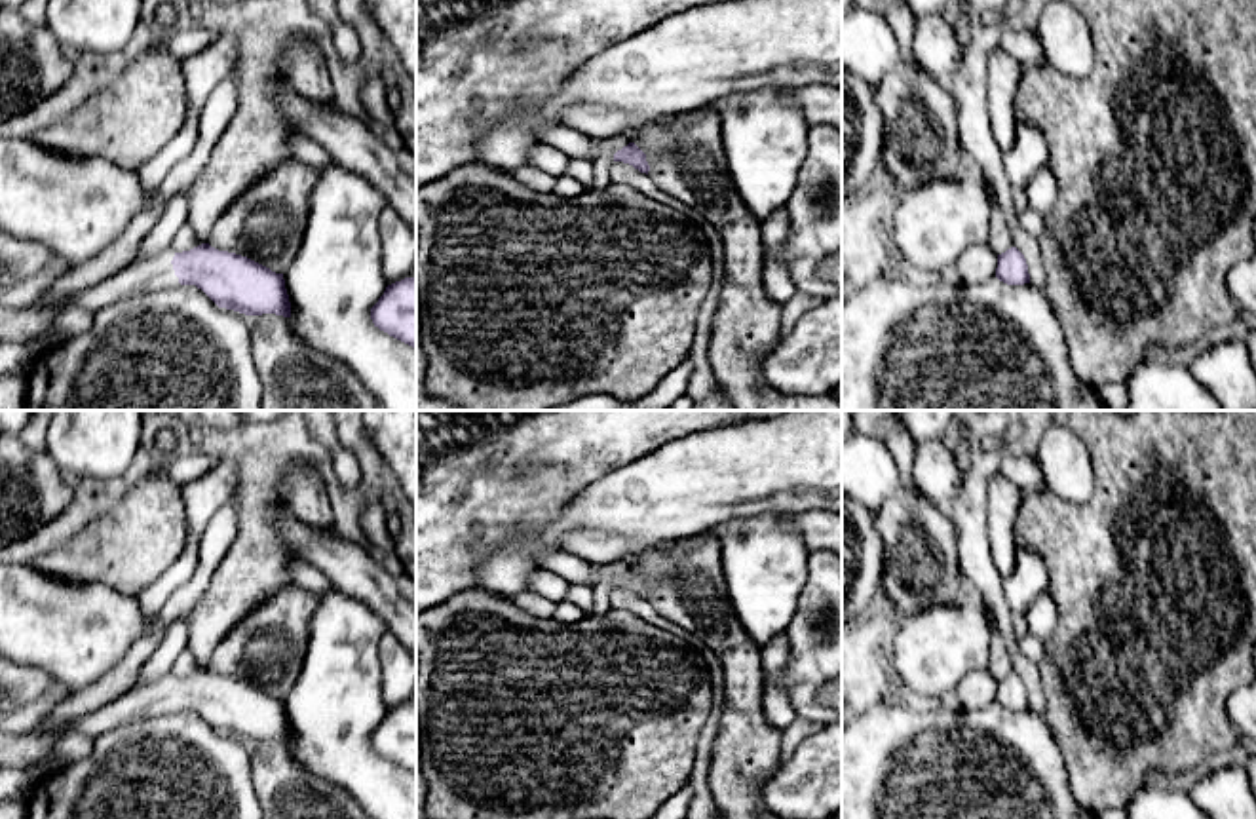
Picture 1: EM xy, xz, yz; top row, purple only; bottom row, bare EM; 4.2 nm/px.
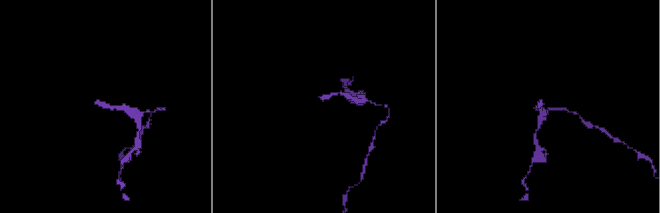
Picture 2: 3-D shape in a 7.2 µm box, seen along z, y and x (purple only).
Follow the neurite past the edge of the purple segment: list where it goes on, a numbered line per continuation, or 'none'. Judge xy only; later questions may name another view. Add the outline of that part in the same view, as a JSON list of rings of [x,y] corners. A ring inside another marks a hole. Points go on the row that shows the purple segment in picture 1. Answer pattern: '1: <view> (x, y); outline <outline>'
1: xy (135, 280); outline [[[158,257],[154,260],[139,264],[133,262],[118,274],[110,276],[108,279],[101,281],[99,285],[63,300],[49,310],[38,312],[32,308],[27,314],[38,312],[53,317],[67,308],[84,308],[89,312],[99,312],[118,300],[129,296],[143,296],[158,289],[173,287],[175,276],[171,268],[173,264],[169,257]]]

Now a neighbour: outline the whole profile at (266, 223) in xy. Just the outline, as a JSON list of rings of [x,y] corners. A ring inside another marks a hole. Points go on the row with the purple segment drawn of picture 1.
[[[279,163],[228,205],[207,243],[285,274],[302,245],[315,182],[317,171],[308,163]]]

